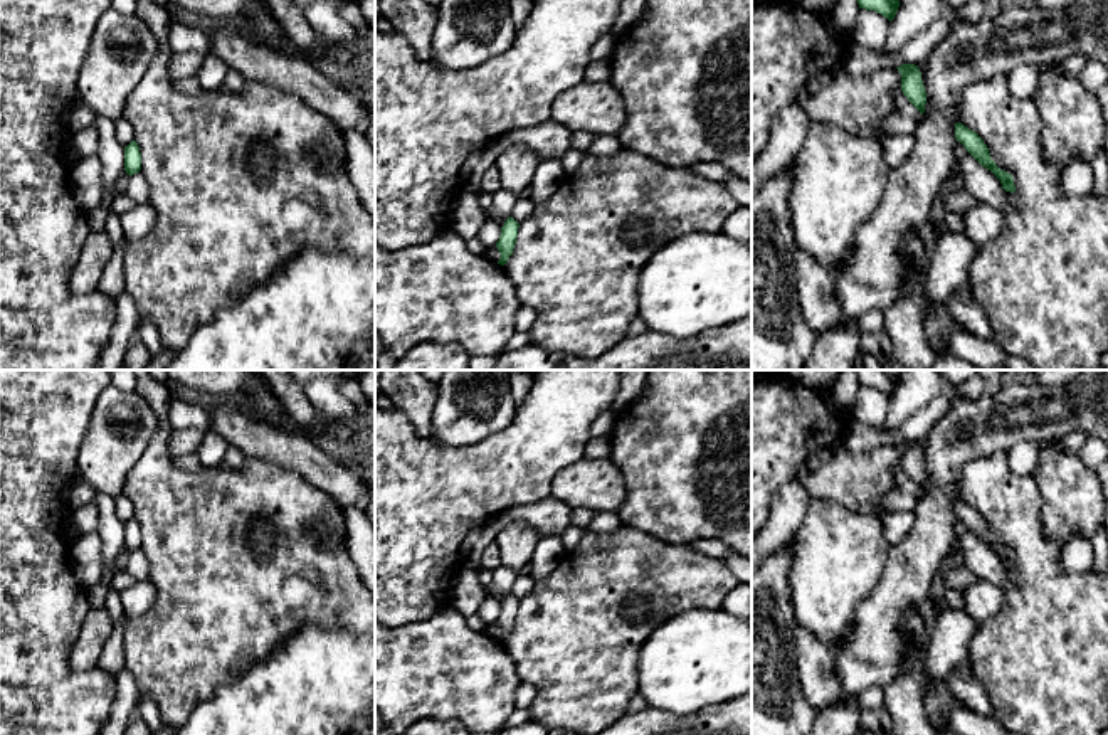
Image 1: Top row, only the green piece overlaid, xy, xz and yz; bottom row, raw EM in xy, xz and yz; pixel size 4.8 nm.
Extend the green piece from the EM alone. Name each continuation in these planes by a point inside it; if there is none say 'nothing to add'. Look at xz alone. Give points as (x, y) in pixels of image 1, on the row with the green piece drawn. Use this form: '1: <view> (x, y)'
nothing to add

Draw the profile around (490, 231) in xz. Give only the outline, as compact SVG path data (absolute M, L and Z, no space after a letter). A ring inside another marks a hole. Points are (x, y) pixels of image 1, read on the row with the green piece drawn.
M486 220L479 232L477 237L488 246L493 247L499 241L501 235L501 227L494 220Z

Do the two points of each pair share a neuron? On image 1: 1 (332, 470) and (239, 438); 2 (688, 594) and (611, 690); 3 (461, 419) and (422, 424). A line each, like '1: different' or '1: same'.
1: same
2: same
3: different

